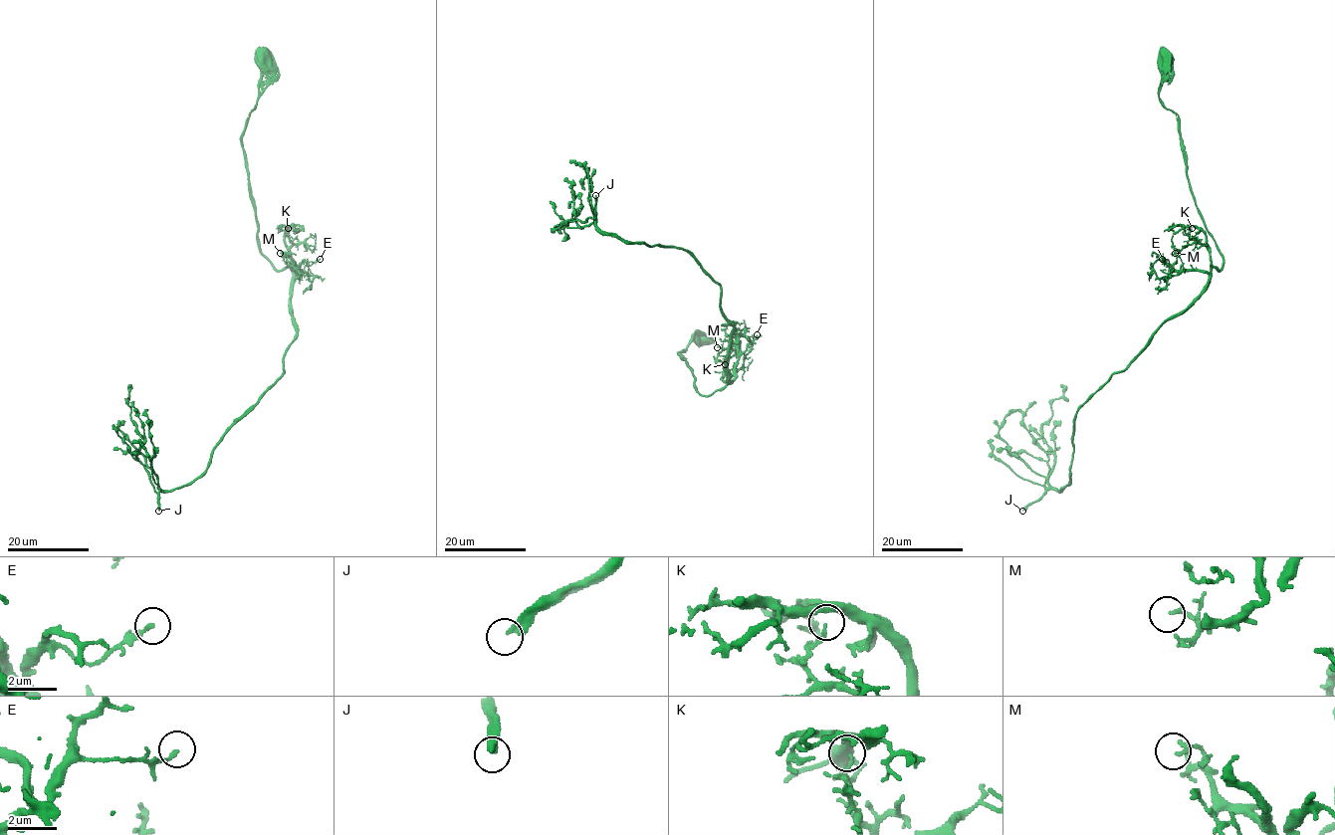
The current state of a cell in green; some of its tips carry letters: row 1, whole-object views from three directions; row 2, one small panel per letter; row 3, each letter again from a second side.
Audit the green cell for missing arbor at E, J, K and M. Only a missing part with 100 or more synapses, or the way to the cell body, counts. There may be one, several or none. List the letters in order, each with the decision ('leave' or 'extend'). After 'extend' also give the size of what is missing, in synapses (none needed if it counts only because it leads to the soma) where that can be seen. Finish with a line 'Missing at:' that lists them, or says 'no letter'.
E: leave
J: extend | 550 syn
K: leave
M: leave
Missing at: J

